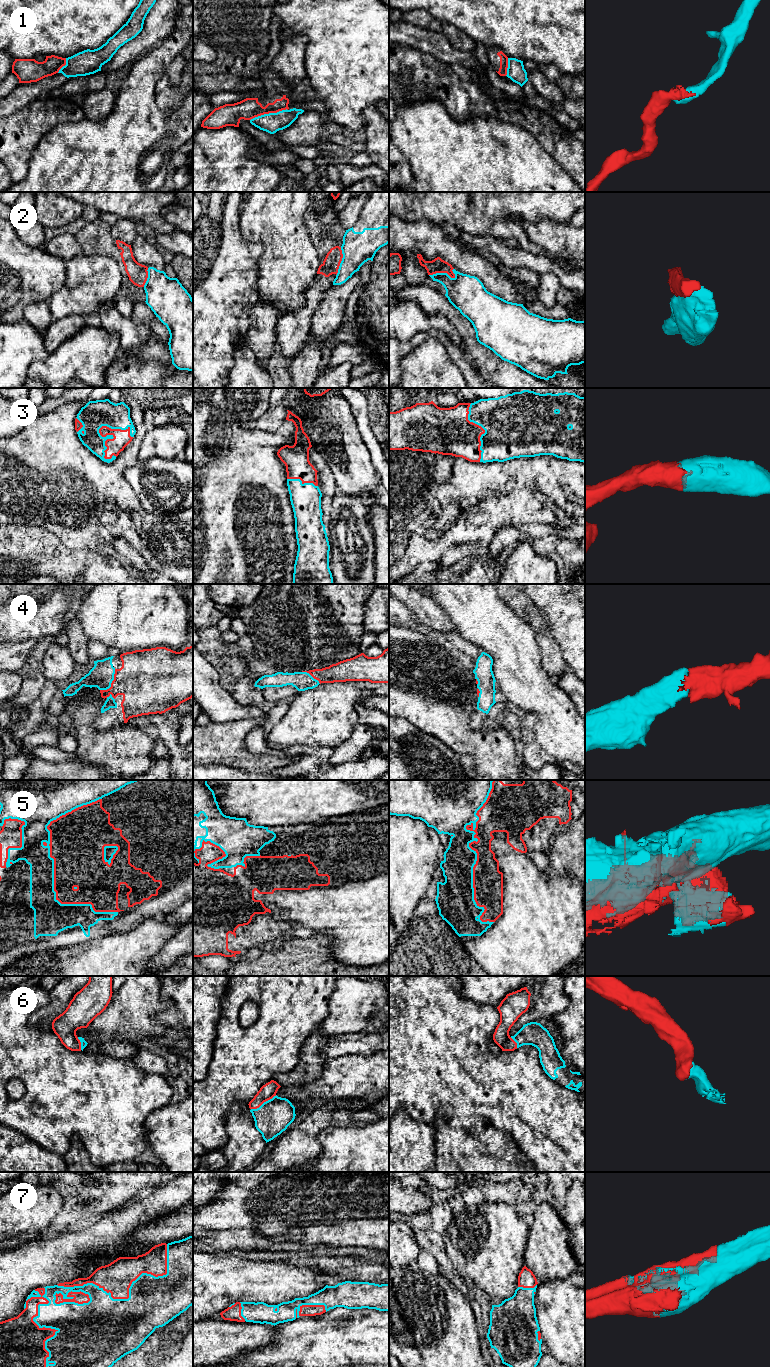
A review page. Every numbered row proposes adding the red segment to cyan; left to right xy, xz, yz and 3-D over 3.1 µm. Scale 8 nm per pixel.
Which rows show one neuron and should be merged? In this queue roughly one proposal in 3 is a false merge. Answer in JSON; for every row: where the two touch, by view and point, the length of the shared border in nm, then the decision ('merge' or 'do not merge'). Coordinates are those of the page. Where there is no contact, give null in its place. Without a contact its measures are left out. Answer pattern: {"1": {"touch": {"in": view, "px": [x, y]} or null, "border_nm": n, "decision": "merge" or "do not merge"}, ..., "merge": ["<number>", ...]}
{"1": {"touch": {"in": "xz", "px": [269, 113]}, "border_nm": 320, "decision": "do not merge"}, "2": {"touch": {"in": "yz", "px": [442, 273]}, "border_nm": 220, "decision": "do not merge"}, "3": {"touch": {"in": "xy", "px": [101, 436]}, "border_nm": 340, "decision": "merge"}, "4": {"touch": {"in": "xy", "px": [111, 682]}, "border_nm": 220, "decision": "merge"}, "5": {"touch": {"in": "xy", "px": [53, 866]}, "border_nm": 950, "decision": "do not merge"}, "6": {"touch": {"in": "xz", "px": [264, 1102]}, "border_nm": 240, "decision": "merge"}, "7": {"touch": {"in": "xy", "px": [129, 1295]}, "border_nm": 950, "decision": "merge"}, "merge": ["3", "4", "6", "7"]}

